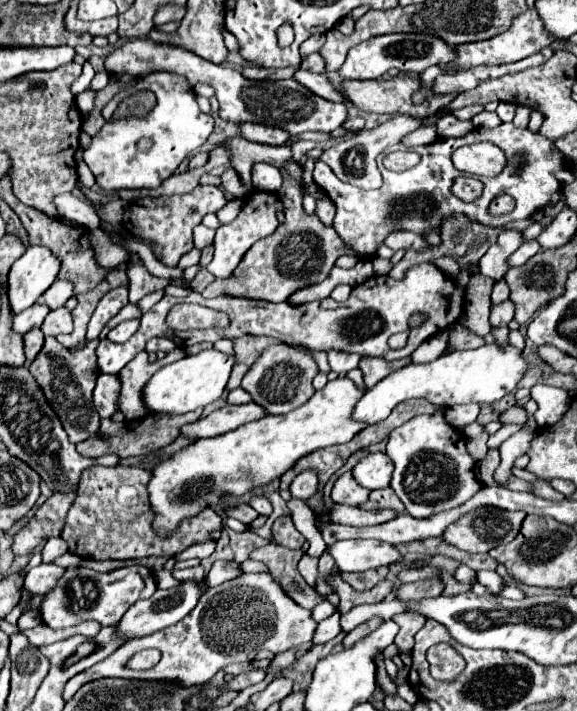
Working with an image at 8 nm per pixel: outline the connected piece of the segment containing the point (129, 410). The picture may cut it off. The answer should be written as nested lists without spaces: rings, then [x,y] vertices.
[[[177,348],[170,352],[170,358],[156,360],[153,364],[147,362],[147,352],[139,352],[129,364],[125,364],[125,368],[119,372],[123,390],[121,390],[121,412],[125,414],[125,420],[135,420],[135,418],[143,418],[147,416],[149,408],[143,402],[143,388],[149,382],[149,378],[161,370],[169,362],[172,363],[186,356],[181,348]]]

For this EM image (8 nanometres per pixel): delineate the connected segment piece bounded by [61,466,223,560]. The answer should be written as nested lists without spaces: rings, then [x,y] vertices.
[[[89,466],[81,474],[77,498],[67,514],[67,522],[61,532],[63,540],[69,546],[69,552],[91,560],[131,560],[153,554],[171,556],[173,552],[179,554],[191,544],[207,542],[209,532],[223,528],[221,516],[213,508],[205,508],[195,518],[181,520],[177,532],[161,538],[153,530],[155,514],[151,510],[147,494],[149,480],[151,470],[141,466]]]

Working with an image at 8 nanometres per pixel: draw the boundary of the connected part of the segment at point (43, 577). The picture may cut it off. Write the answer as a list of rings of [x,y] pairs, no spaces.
[[[39,564],[33,567],[25,578],[25,590],[31,594],[47,594],[51,592],[59,579],[65,574],[65,568],[55,564]]]

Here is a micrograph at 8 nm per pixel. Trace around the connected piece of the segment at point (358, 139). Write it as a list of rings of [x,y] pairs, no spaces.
[[[399,114],[383,124],[379,124],[377,128],[373,130],[361,130],[357,136],[349,136],[347,140],[327,148],[319,160],[327,162],[329,168],[343,180],[343,182],[349,182],[357,188],[365,188],[365,190],[371,190],[371,188],[379,188],[381,186],[381,172],[377,170],[377,164],[375,164],[375,158],[379,152],[383,152],[385,148],[393,146],[393,144],[399,144],[403,136],[407,136],[409,132],[417,130],[419,126],[423,126],[425,118],[415,118],[415,116],[405,116],[405,114]]]

